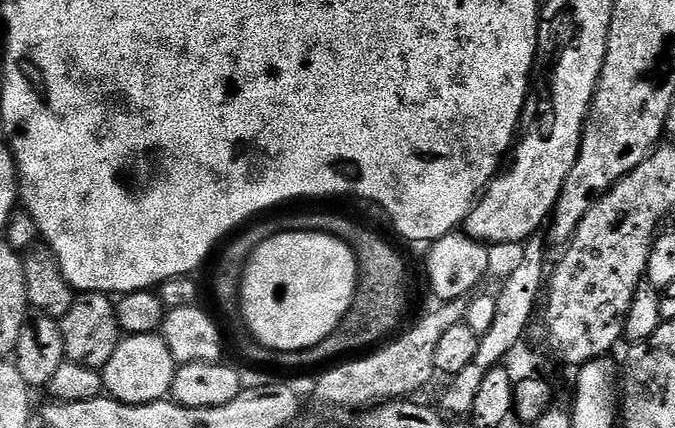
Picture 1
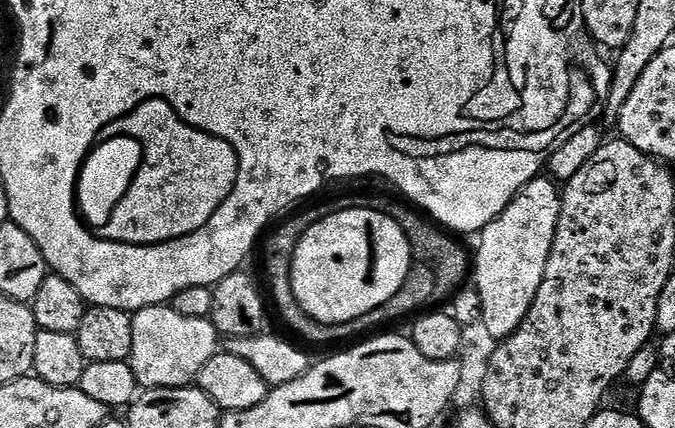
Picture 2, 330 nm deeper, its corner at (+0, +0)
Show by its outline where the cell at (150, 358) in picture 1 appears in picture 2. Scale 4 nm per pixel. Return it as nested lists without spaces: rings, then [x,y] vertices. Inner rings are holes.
[[[171,306],[143,308],[132,316],[134,346],[130,363],[141,389],[187,388],[198,378],[202,366],[218,351],[218,333],[211,319],[185,318]]]

